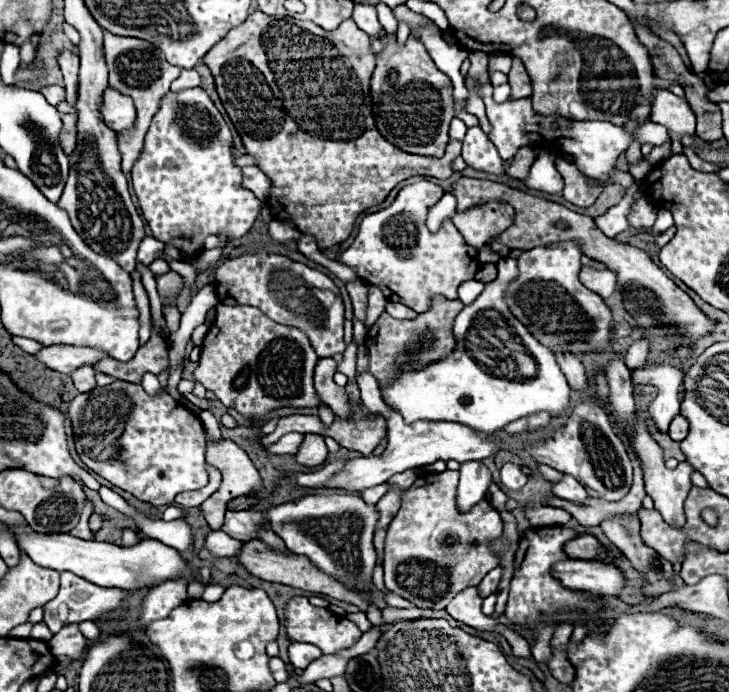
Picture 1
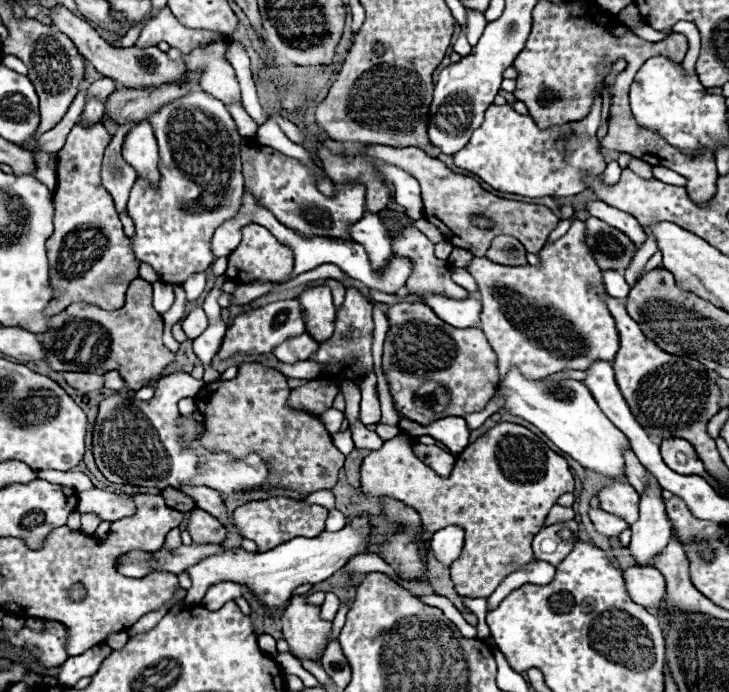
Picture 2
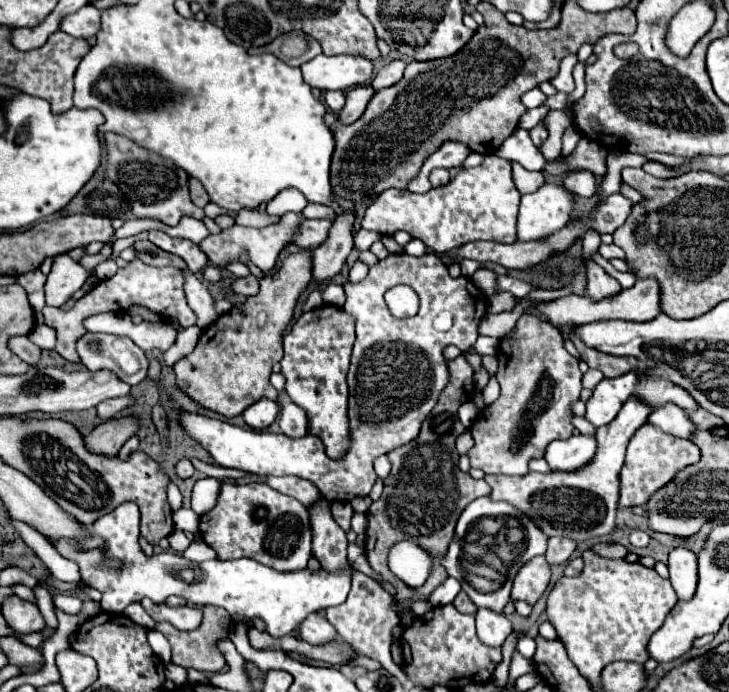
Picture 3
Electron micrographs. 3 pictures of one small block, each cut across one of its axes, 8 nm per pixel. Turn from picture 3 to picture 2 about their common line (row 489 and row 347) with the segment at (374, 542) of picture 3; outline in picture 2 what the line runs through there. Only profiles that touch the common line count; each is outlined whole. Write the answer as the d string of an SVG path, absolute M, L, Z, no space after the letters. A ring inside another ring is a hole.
M394 304L388 310L390 330L384 342L382 368L390 384L390 394L402 416L428 426L446 416L464 416L478 412L492 398L498 384L498 370L494 364L494 352L478 328L454 328L432 312L426 304Z

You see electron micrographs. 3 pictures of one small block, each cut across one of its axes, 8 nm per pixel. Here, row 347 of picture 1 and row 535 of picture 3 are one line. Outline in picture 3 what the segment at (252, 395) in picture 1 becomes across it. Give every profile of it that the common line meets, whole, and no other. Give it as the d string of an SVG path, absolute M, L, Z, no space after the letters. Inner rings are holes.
M224 482L218 504L200 518L204 542L216 550L220 560L252 558L280 572L306 568L312 534L308 530L308 510L292 496L286 496L264 482L234 484Z

